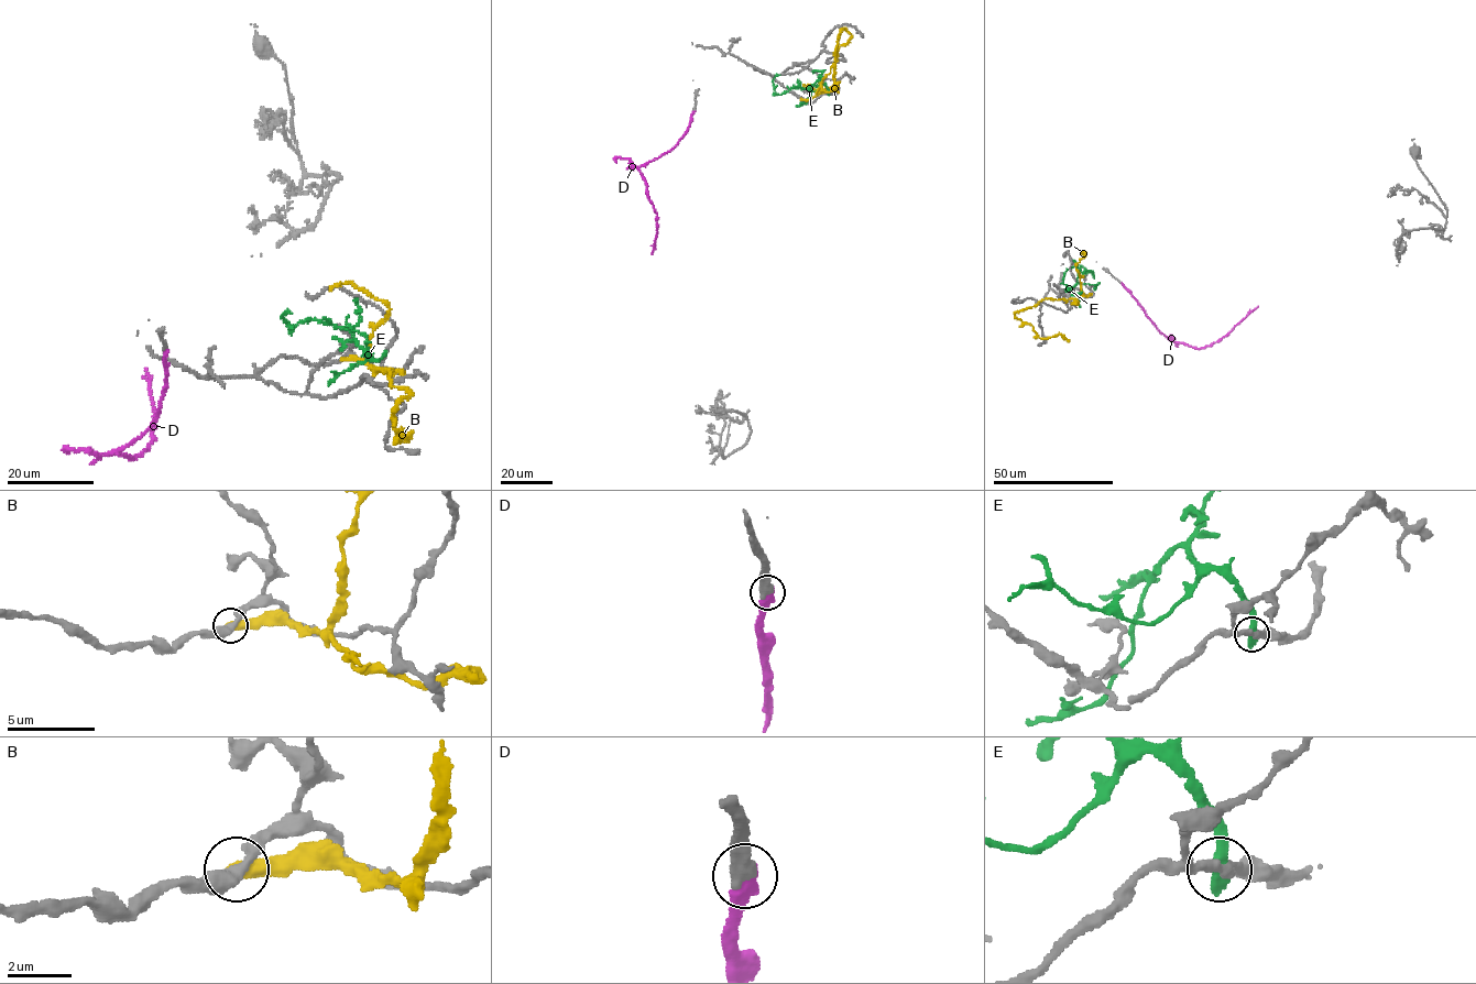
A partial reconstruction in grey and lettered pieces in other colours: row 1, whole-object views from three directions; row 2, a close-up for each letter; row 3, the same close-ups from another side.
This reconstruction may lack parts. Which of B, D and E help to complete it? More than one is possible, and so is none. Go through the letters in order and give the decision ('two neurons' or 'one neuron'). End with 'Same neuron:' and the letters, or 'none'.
B: two neurons
D: one neuron
E: two neurons
Same neuron: D

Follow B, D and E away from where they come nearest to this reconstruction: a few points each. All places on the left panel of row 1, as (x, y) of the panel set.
B: (341, 359), (389, 370), (391, 383), (405, 387), (410, 396), (397, 403), (393, 422), (405, 443)
D: (165, 352), (165, 387), (154, 419), (139, 437), (108, 454), (133, 459), (153, 439), (154, 410), (144, 367)
E: (385, 353), (376, 360), (346, 328), (314, 320), (294, 327), (282, 316), (291, 314)

